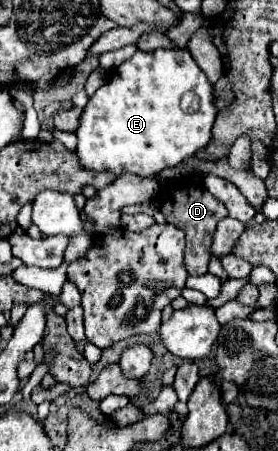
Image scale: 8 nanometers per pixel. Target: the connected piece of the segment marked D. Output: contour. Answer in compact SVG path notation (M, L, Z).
M181 190L166 191L158 193L160 204L160 212L164 214L164 218L172 224L176 224L178 228L182 228L186 232L186 248L184 248L184 268L188 270L190 276L202 276L208 272L208 262L210 262L210 242L212 242L212 234L214 234L214 226L228 216L226 206L215 198L207 190Z

